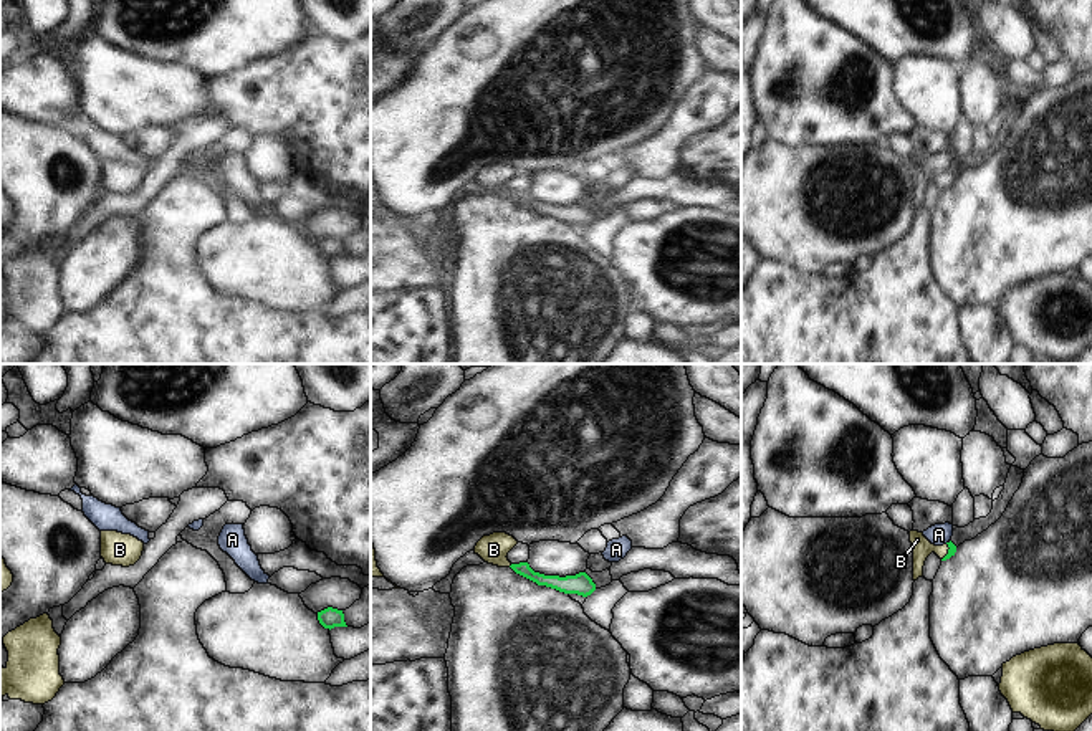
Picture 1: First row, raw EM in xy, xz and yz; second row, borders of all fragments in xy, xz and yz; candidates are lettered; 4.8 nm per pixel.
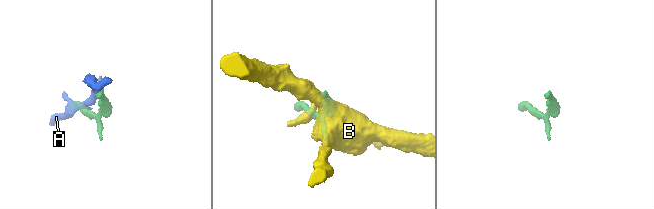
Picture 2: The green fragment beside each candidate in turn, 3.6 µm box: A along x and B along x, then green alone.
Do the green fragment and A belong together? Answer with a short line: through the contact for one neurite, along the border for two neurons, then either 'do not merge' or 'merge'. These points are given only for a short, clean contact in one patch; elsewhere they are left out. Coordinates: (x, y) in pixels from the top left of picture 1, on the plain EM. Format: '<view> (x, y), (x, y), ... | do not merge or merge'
yz (950, 171), (945, 172) | do not merge

